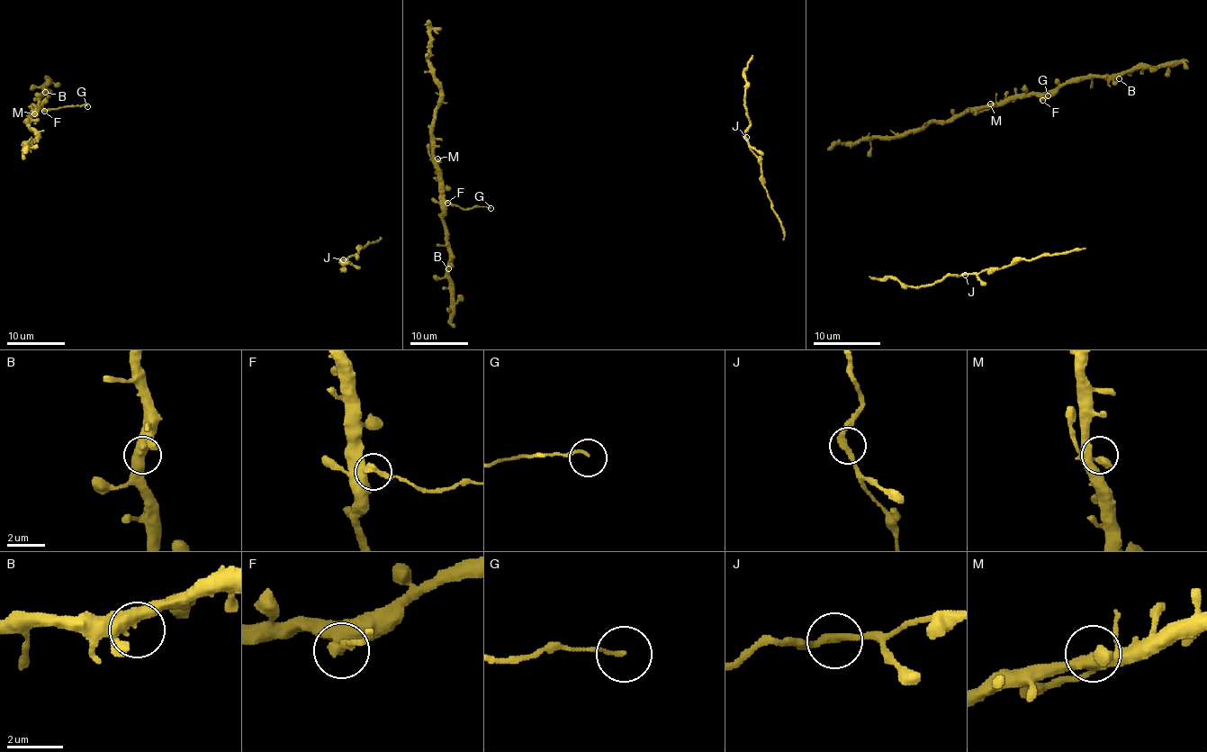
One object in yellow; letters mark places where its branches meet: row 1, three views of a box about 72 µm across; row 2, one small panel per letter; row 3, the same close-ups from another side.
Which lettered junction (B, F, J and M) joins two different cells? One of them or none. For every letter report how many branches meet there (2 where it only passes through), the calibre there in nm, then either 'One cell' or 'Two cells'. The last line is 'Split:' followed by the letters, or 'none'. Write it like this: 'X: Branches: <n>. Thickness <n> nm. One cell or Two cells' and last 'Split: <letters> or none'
B: Branches: 3. Thickness 400 nm. One cell
F: Branches: 2. Thickness 340 nm. Two cells
J: Branches: 2. Thickness 320 nm. One cell
M: Branches: 3. Thickness 340 nm. One cell
Split: F

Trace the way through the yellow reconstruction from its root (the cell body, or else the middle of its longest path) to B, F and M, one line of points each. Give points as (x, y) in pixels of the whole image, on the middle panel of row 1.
B: (490, 208), (473, 206), (463, 209), (445, 203), (443, 219), (445, 223), (448, 268)
F: (490, 208), (473, 206), (463, 209), (447, 203)
M: (490, 208), (473, 206), (463, 209), (450, 204), (443, 197), (443, 180), (437, 158)

